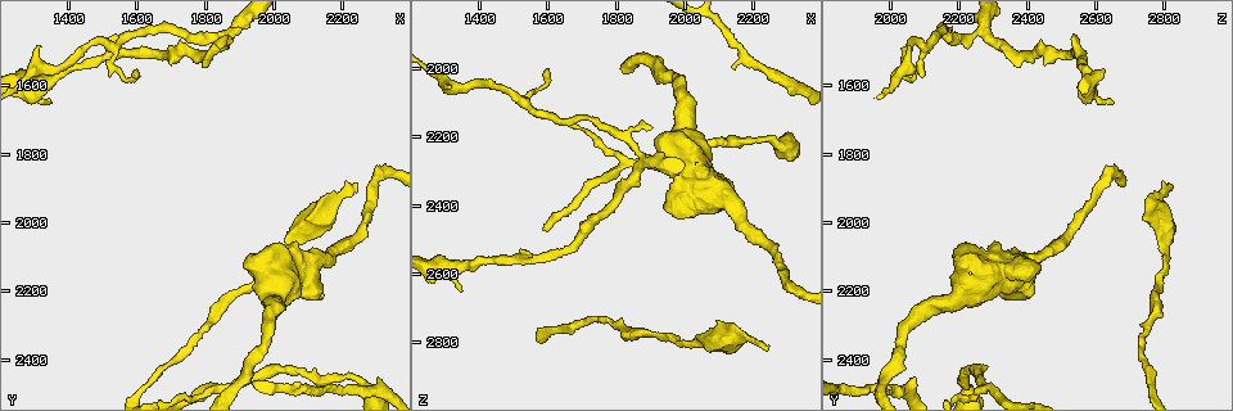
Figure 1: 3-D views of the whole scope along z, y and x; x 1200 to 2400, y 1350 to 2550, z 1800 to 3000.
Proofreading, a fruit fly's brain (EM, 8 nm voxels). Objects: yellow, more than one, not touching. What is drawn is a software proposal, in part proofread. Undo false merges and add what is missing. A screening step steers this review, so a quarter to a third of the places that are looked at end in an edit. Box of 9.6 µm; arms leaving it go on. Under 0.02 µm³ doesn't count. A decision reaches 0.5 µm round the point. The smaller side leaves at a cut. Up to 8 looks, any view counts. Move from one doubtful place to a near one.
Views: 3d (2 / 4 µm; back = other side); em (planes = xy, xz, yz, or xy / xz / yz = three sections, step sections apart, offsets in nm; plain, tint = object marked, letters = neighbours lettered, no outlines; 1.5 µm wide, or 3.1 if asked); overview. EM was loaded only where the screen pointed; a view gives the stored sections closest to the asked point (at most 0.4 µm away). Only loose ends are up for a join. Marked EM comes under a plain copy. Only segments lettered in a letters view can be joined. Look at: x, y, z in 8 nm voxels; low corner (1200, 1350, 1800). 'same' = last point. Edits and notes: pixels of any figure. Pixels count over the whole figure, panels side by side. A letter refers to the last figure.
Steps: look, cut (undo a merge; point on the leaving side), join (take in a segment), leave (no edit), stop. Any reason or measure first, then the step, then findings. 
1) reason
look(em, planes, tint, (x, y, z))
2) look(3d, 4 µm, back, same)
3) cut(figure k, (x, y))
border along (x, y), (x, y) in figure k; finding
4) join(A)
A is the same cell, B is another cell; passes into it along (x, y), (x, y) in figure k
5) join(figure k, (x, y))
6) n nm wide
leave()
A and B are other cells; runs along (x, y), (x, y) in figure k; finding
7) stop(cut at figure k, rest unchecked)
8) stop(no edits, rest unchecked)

branch stops here
look(3d, 2 µm, (2250, 1890, 2810))

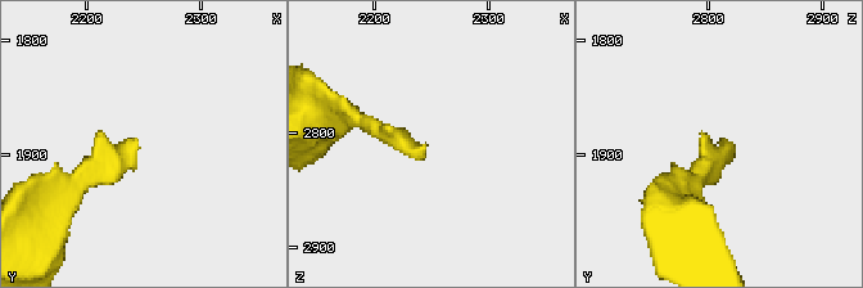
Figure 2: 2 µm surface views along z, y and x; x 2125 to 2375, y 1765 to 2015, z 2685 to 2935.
now the EM
look(em, 3.1 µm, xz, step 8, letters, (2248, 1888, 2810))

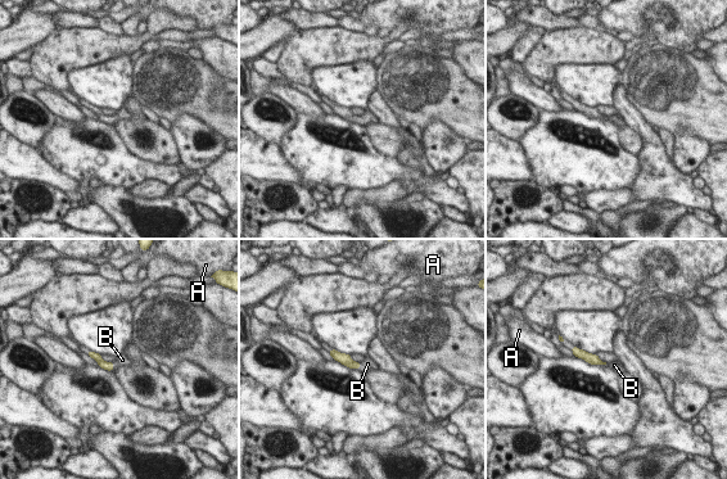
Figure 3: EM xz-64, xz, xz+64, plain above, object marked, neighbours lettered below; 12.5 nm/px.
join(B)
B is the same cell, A is another cell; passes into it along (102, 364), (112, 366), (122, 360) in figure 3; it goes on there

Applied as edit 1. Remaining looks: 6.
calibre changes
look(em, yz, step 8, tint, (2280, 2490, 2230))

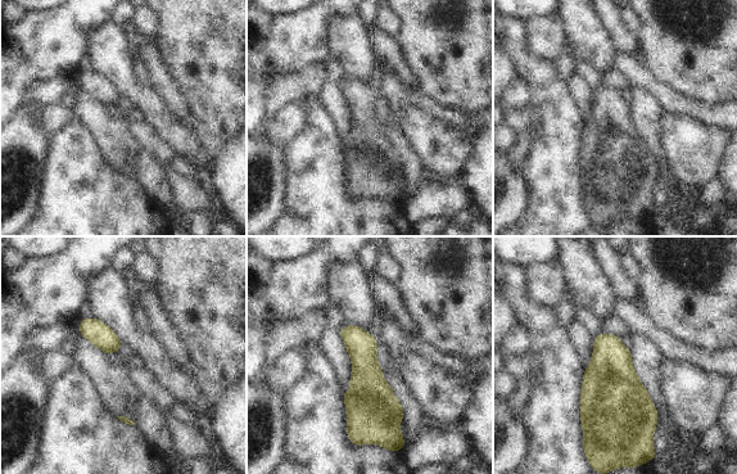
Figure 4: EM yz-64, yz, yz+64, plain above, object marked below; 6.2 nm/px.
look(em, planes, letters, same)

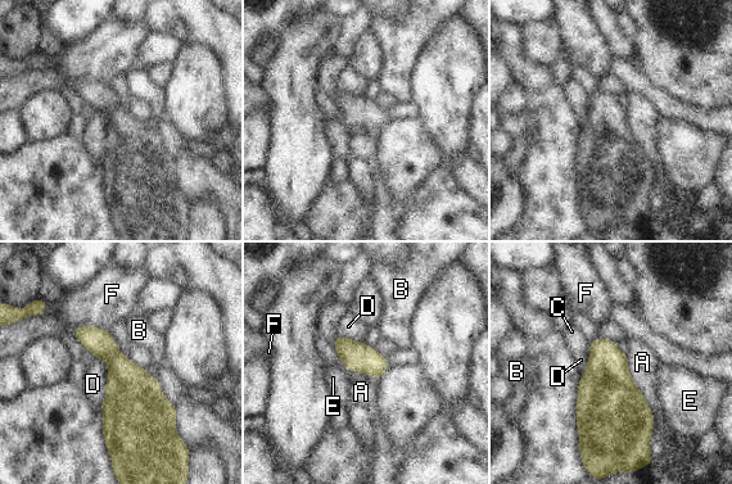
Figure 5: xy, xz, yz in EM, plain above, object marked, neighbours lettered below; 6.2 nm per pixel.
190 nm wide
leave()
A, B, C, D, E and F are other cells; border along (626, 354), (629, 374), (655, 423) in figure 5; continuous, no second neuron

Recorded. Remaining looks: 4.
stop(join at figure 3, rest unchecked)

